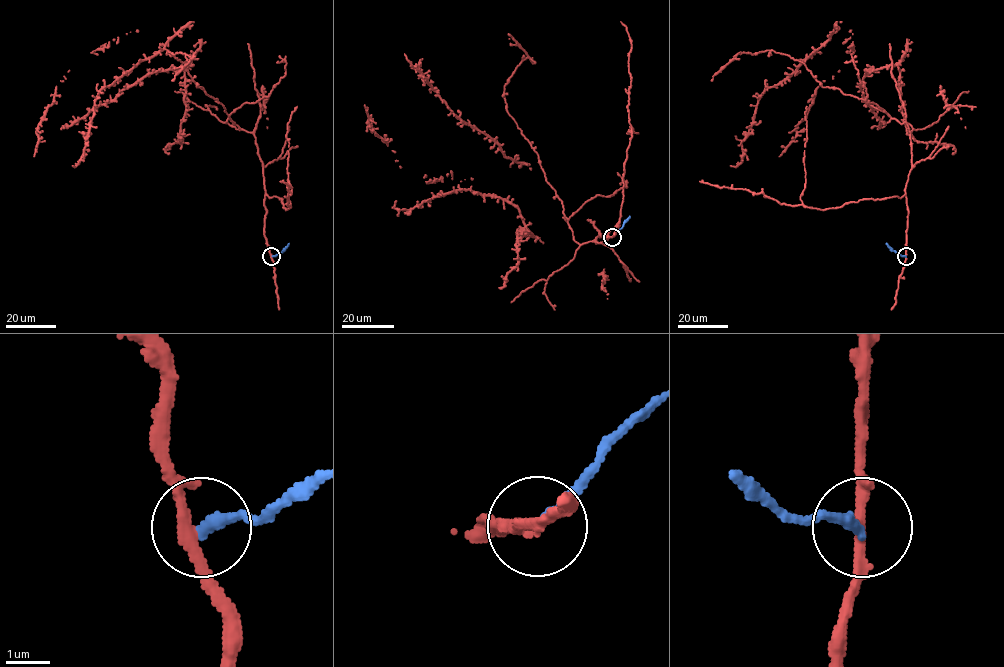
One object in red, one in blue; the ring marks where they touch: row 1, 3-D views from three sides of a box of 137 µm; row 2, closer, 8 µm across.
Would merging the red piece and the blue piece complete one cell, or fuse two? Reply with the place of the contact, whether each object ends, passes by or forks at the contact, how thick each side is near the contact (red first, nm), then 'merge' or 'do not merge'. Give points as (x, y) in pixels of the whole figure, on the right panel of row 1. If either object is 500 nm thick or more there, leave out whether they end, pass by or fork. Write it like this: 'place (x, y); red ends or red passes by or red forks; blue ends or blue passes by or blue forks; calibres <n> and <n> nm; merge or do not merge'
place (906, 256); red passes by; blue ends; calibres 280 and 280 nm; do not merge

